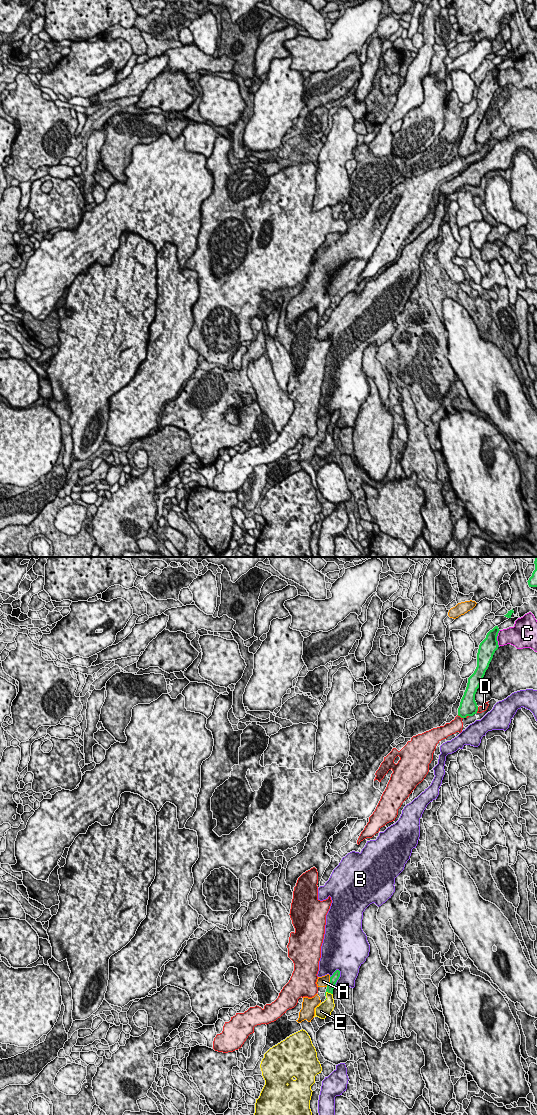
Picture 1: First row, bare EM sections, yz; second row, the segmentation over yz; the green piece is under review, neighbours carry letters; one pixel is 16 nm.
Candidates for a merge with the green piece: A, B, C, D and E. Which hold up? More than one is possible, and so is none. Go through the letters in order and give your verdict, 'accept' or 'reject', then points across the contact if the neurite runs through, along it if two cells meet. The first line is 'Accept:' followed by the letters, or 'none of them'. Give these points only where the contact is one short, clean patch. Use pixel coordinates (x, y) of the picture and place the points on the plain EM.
Accept: E
A: reject
B: reject
C: reject
D: reject
E: accept; runs through yz (331, 425), (329, 432), (329, 443), (326, 447)

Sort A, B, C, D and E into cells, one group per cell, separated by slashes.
A / B / C / D / E

